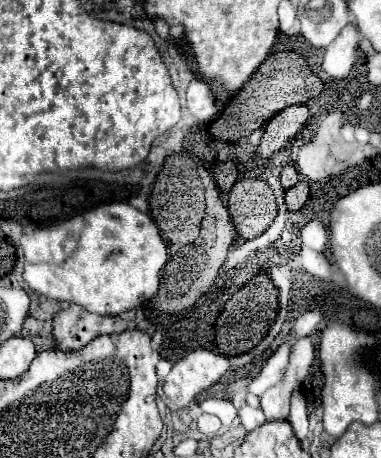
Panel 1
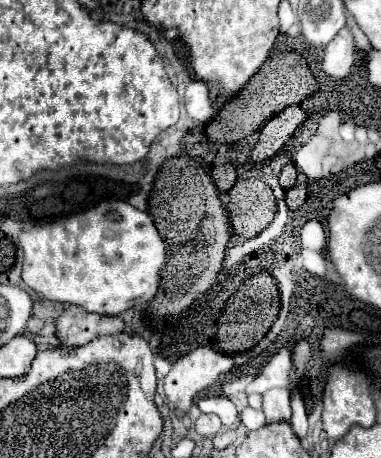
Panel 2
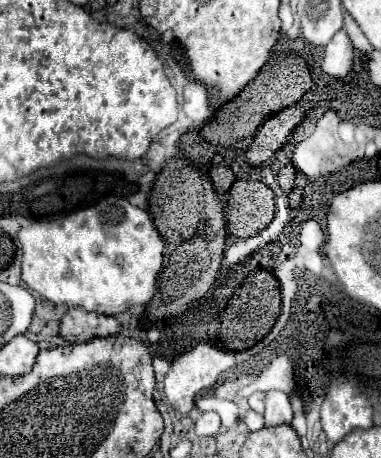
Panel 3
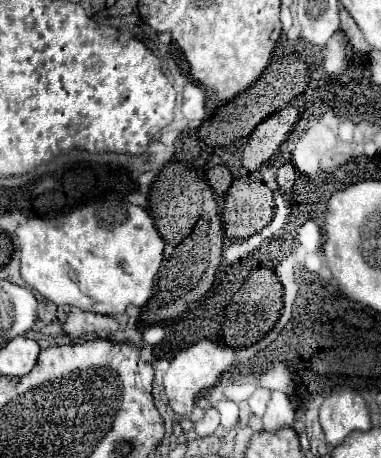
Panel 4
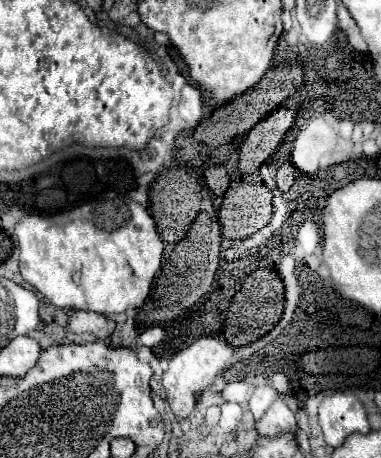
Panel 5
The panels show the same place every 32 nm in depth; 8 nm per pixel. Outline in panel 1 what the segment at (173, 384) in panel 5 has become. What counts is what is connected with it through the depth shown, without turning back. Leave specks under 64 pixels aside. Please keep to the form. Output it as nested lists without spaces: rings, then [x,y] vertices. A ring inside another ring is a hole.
[[[196,350],[186,356],[186,370],[172,370],[164,380],[166,398],[186,408],[202,390],[216,384],[228,370],[228,358],[210,350]]]

